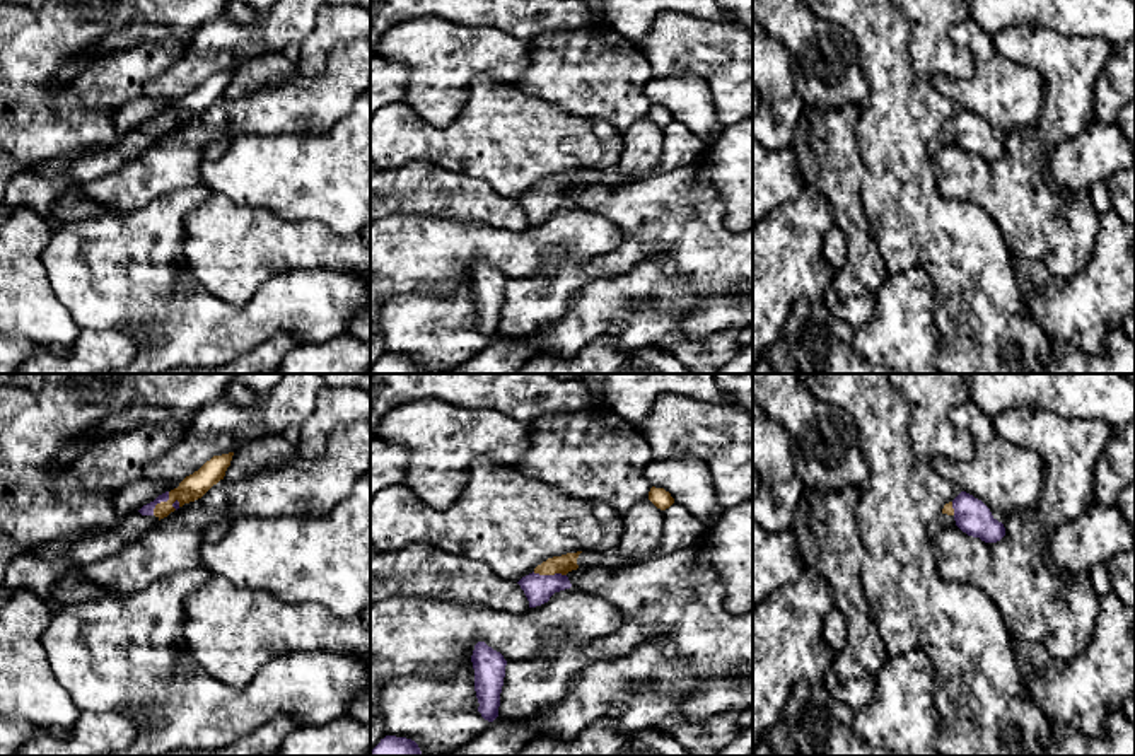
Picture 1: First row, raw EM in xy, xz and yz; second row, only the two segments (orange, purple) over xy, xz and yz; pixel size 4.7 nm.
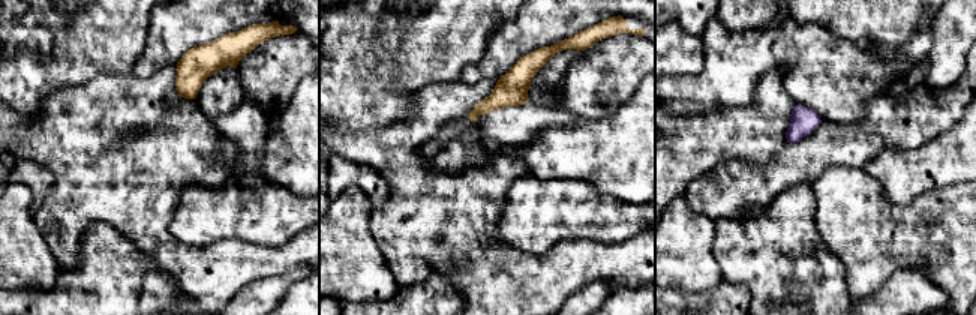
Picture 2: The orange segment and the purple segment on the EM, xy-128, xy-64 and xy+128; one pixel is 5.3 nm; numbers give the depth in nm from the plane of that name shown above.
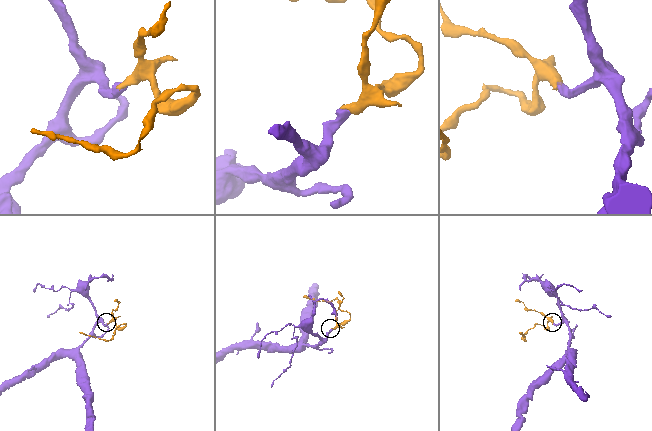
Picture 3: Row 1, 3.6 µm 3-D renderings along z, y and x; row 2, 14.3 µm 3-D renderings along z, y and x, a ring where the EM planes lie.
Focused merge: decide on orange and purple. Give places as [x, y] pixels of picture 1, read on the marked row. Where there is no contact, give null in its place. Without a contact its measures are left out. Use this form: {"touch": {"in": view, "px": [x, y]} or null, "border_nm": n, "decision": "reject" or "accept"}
{"touch": {"in": "xz", "px": [550, 574]}, "border_nm": 160, "decision": "accept"}

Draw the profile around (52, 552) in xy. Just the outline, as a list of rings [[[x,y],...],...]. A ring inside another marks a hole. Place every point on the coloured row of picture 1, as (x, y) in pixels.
[[[106,529],[80,531],[72,536],[58,538],[51,543],[39,544],[29,550],[27,553],[53,563],[53,561],[58,561],[61,556],[65,556],[68,551],[72,551],[82,539],[101,532],[108,532],[108,531]]]

